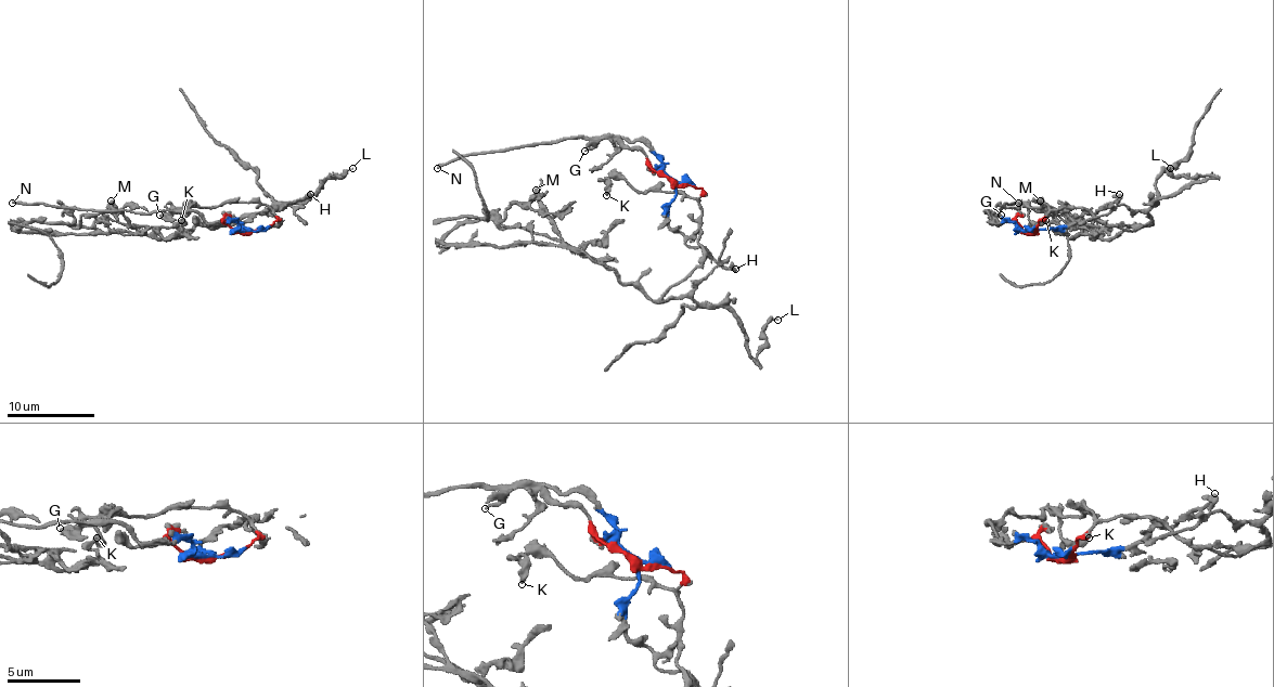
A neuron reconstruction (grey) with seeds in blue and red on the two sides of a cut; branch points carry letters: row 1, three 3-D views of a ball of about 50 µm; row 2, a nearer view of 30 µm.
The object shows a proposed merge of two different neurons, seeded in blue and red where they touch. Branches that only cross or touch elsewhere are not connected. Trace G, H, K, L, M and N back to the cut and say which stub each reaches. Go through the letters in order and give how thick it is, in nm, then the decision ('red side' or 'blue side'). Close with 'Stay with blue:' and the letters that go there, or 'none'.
G: 220 nm thick; blue side
H: 340 nm thick; blue side
K: 400 nm thick; red side
L: 120 nm thick; red side
M: 400 nm thick; red side
N: 240 nm thick; blue side
Stay with blue: G, H, N

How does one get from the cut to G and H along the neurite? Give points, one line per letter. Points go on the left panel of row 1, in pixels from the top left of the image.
G: (249, 230), (241, 230), (234, 221), (208, 223), (193, 210), (161, 215)
H: (249, 230), (243, 223), (256, 212), (278, 210), (310, 193)

